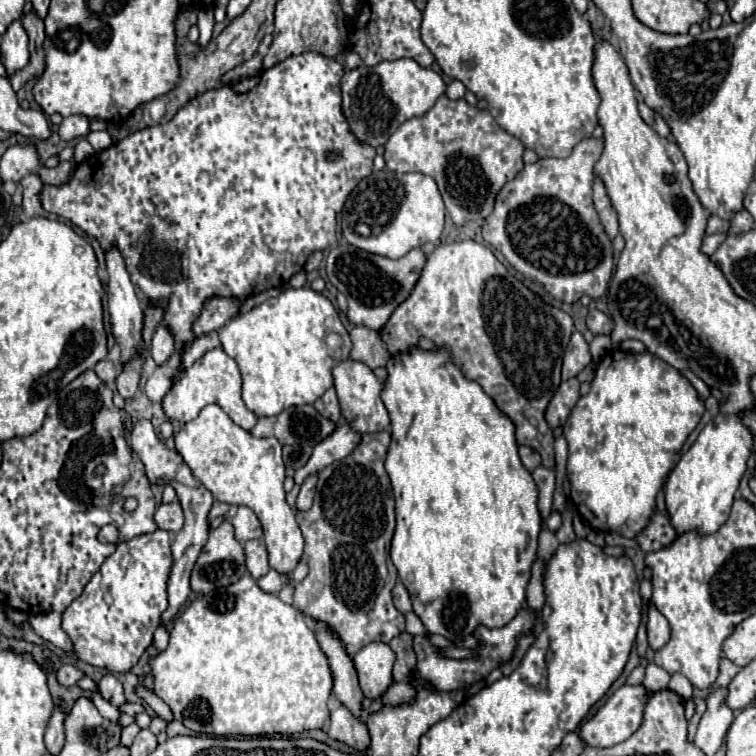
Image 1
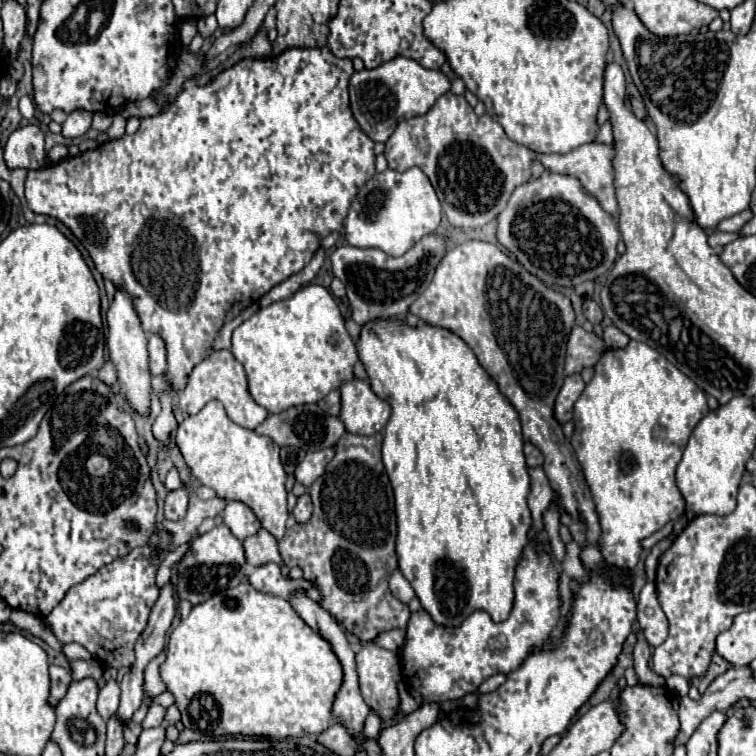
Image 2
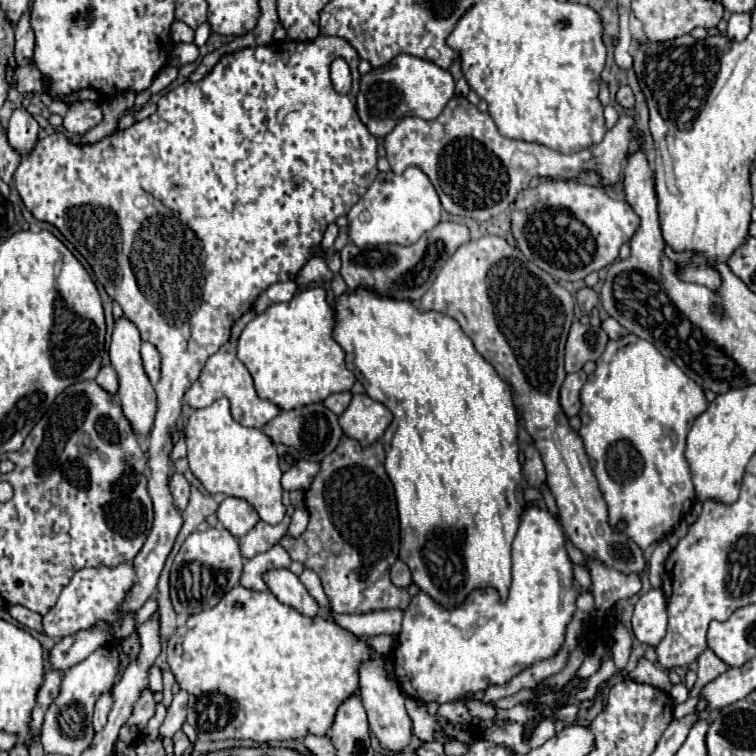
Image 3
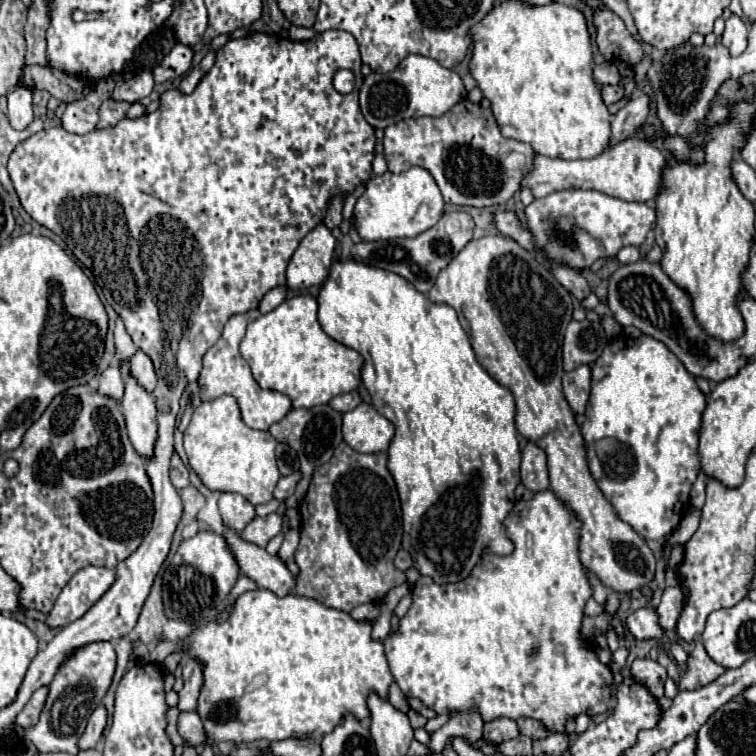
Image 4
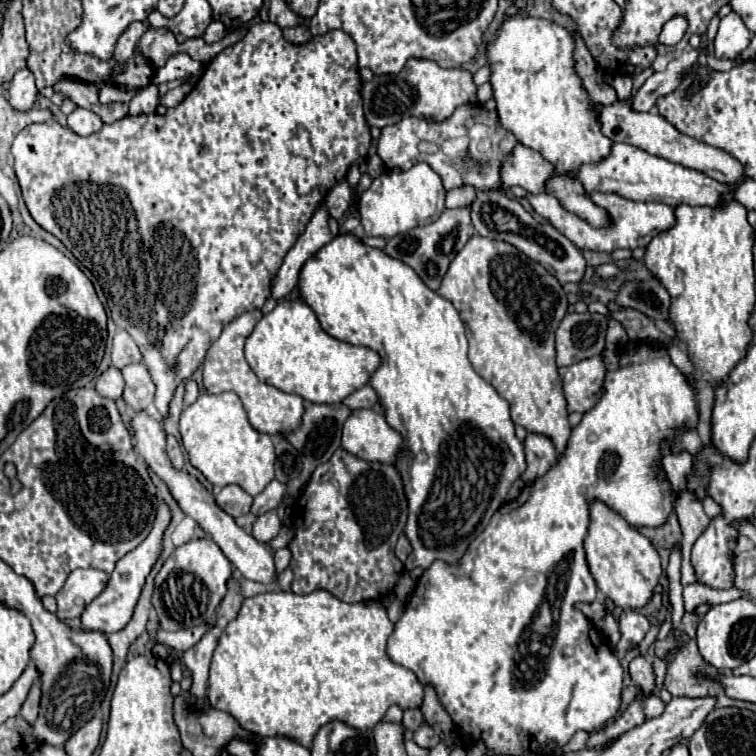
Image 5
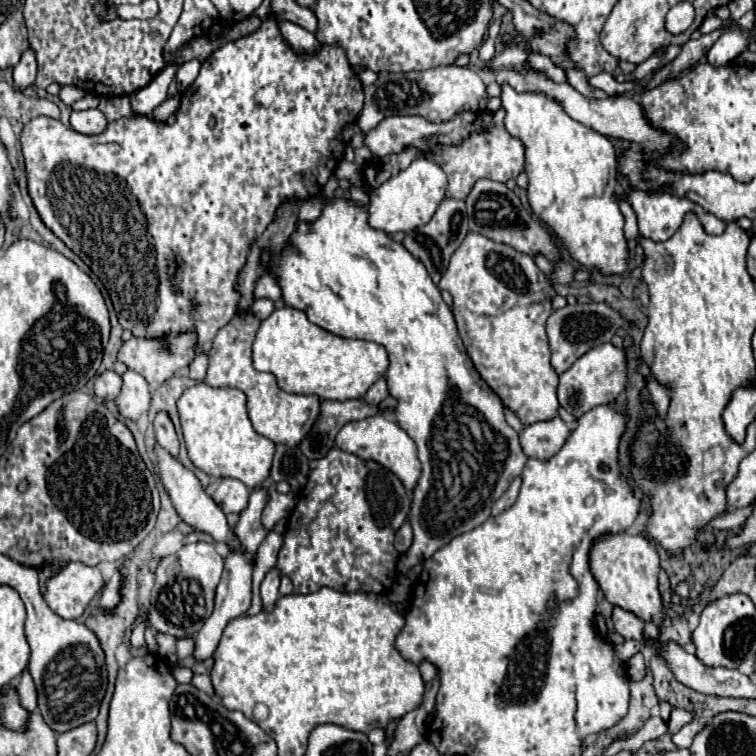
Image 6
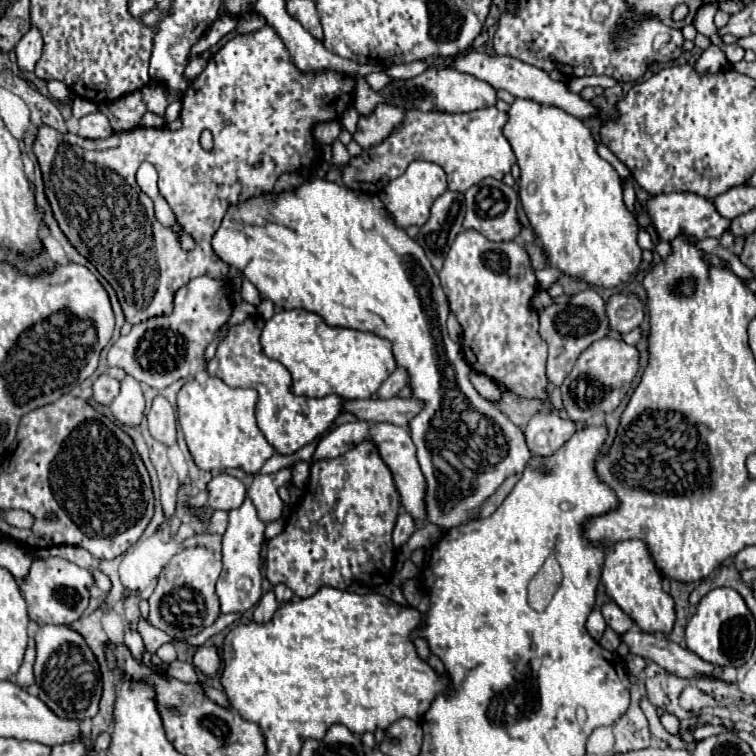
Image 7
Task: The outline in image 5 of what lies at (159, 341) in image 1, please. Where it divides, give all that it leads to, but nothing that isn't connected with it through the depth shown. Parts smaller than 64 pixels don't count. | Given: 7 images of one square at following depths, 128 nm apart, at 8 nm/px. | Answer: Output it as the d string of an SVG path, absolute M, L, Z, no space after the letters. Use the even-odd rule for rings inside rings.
M144 362L128 364L126 368L122 368L122 374L124 374L124 380L126 380L126 388L124 388L126 404L134 412L148 408L152 404L156 386L152 382L152 376L150 376L146 364Z

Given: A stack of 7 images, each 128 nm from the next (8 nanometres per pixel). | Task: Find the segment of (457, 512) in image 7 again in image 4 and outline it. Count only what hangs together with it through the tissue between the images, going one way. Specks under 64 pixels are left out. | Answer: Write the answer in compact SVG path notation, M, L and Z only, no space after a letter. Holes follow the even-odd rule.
M346 260L346 262L334 262L332 268L330 268L330 276L322 284L322 290L318 294L318 320L320 320L322 330L330 338L334 338L336 342L340 342L340 344L344 344L344 346L348 346L356 352L360 352L360 356L364 358L360 374L362 374L364 386L368 388L368 392L372 396L372 404L396 428L396 434L394 434L394 438L388 446L388 470L394 476L398 496L400 496L400 502L402 502L402 508L404 508L402 548L408 550L410 556L414 558L414 568L422 576L430 576L432 580L436 580L436 584L456 584L456 582L470 576L472 568L484 558L484 552L492 552L494 556L510 556L512 554L512 540L508 540L508 536L504 536L504 516L508 516L508 512L512 510L514 490L520 482L520 474L518 474L520 450L518 450L516 422L514 422L514 416L516 416L514 396L508 388L498 384L480 366L480 362L476 360L476 354L472 350L470 338L462 330L454 308L430 302L424 294L420 294L410 282L406 282L398 274L392 274L392 272L386 272L386 270L380 270L380 268L370 268L370 266L358 264L354 260Z

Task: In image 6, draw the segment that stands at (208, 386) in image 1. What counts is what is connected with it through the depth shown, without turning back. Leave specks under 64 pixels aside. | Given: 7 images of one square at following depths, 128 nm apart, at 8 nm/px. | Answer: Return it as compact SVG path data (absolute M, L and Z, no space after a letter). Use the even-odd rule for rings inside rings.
M248 310L240 312L230 324L226 324L214 338L210 350L210 364L206 374L206 384L212 388L238 388L246 394L248 416L252 426L258 434L270 438L276 444L296 446L312 428L318 412L320 412L320 398L316 396L302 396L302 394L288 394L278 388L272 374L264 374L254 370L252 366L252 342L261 321Z

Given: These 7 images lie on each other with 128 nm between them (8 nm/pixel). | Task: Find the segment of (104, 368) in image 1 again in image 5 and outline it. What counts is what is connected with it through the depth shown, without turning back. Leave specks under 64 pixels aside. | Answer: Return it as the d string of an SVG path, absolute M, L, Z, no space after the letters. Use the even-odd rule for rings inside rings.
M110 366L106 372L100 374L98 382L96 382L96 392L104 398L110 398L110 400L118 400L124 392L124 378L122 378L122 372L114 366Z

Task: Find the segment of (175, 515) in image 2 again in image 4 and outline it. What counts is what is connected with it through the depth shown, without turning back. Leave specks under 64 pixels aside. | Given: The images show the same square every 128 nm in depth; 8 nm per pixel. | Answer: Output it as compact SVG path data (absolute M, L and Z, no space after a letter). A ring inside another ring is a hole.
M178 454L172 456L172 464L170 464L170 480L174 484L174 488L182 490L186 486L190 486L190 480L188 480L188 470L186 466L182 464L182 460L178 458Z

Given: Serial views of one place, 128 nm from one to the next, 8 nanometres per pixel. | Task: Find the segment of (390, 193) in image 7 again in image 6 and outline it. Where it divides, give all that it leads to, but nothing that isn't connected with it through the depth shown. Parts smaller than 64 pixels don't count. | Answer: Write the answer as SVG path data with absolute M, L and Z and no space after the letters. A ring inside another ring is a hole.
M416 158L406 170L402 170L398 176L386 180L378 188L370 192L370 204L368 204L368 224L370 228L376 228L386 234L394 232L408 232L416 226L428 224L432 216L436 214L436 208L444 200L446 194L446 174L444 170L428 158Z

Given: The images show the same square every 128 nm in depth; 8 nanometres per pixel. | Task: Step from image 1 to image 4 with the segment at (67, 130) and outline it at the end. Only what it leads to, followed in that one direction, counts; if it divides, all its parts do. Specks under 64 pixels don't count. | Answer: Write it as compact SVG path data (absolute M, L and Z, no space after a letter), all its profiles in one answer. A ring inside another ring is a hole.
M112 76L108 80L102 80L90 90L90 94L86 94L84 98L80 98L76 102L70 102L64 110L62 120L60 120L62 126L72 134L92 132L98 122L98 110L100 110L102 102L110 98L118 80L120 80L120 76Z

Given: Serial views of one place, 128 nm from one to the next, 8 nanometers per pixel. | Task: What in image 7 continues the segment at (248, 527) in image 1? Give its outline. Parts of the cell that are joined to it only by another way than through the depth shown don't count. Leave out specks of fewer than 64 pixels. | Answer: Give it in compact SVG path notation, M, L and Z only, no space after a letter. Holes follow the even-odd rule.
M218 474L208 484L208 506L212 510L234 510L240 508L240 504L246 498L244 484L230 476L230 474Z

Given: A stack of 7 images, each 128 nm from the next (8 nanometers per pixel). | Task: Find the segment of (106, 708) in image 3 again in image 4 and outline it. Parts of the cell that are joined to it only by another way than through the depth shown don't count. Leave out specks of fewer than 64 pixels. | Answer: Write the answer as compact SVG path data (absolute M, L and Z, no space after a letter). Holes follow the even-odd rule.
M100 704L100 706L92 712L92 716L90 716L90 720L88 720L88 726L86 726L86 730L84 730L84 734L82 734L80 742L78 742L80 750L94 748L94 746L100 742L102 732L104 732L104 728L106 728L106 718L108 718L108 716L106 716L106 708L104 708L104 704Z

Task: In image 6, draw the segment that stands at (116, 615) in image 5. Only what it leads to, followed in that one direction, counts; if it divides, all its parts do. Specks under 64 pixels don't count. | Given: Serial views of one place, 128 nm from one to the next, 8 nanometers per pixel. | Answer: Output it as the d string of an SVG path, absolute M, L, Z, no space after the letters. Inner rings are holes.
M116 570L114 576L106 582L104 592L100 594L100 600L98 600L98 608L100 608L100 610L112 612L112 610L120 604L120 600L122 600L122 594L120 594L122 584L124 584L124 578L122 578L120 570Z

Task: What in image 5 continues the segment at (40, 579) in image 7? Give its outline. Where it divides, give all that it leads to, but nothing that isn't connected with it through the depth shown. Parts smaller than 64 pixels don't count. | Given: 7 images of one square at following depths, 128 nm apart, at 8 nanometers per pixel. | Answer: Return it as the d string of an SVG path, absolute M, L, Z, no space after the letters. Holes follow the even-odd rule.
M98 568L74 570L68 576L66 584L60 588L60 592L56 594L56 602L58 602L56 616L60 620L78 618L82 610L106 588L108 578L110 576Z

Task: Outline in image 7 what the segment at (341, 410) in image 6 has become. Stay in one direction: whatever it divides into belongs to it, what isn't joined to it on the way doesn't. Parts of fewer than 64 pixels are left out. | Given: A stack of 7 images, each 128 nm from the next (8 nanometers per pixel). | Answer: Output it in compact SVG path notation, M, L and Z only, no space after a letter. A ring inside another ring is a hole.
M388 398L388 400L344 400L342 412L354 414L358 420L366 422L390 422L402 428L408 428L408 422L414 414L418 414L422 402L418 400L402 400L402 398Z

